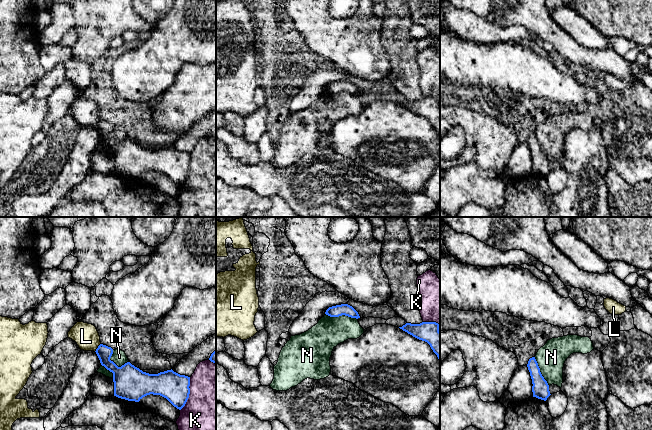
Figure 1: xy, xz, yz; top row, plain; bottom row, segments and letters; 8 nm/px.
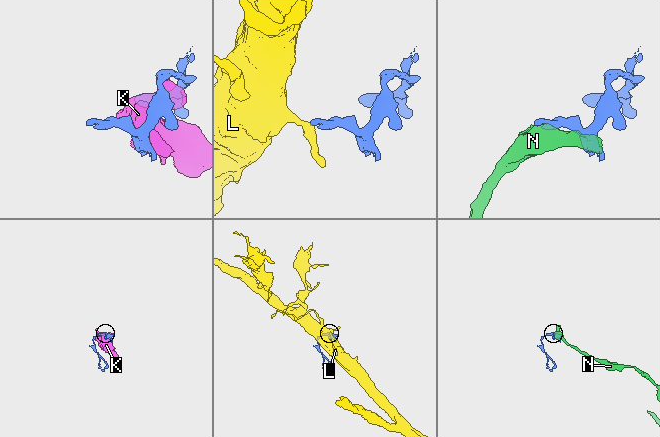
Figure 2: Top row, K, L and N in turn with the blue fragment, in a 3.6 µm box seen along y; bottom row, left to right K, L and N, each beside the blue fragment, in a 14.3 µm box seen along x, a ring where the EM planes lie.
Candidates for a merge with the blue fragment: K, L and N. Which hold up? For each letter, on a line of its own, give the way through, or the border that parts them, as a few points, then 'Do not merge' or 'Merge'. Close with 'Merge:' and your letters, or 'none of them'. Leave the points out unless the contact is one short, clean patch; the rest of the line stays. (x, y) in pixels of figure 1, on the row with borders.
K: Do not merge
L: Boundary: xy (100, 343), (94, 351). Do not merge
N: Boundary: xz (325, 313), (330, 316), (347, 315), (357, 319). Do not merge
Merge: none of them

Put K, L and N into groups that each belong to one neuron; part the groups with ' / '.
K / L / N

